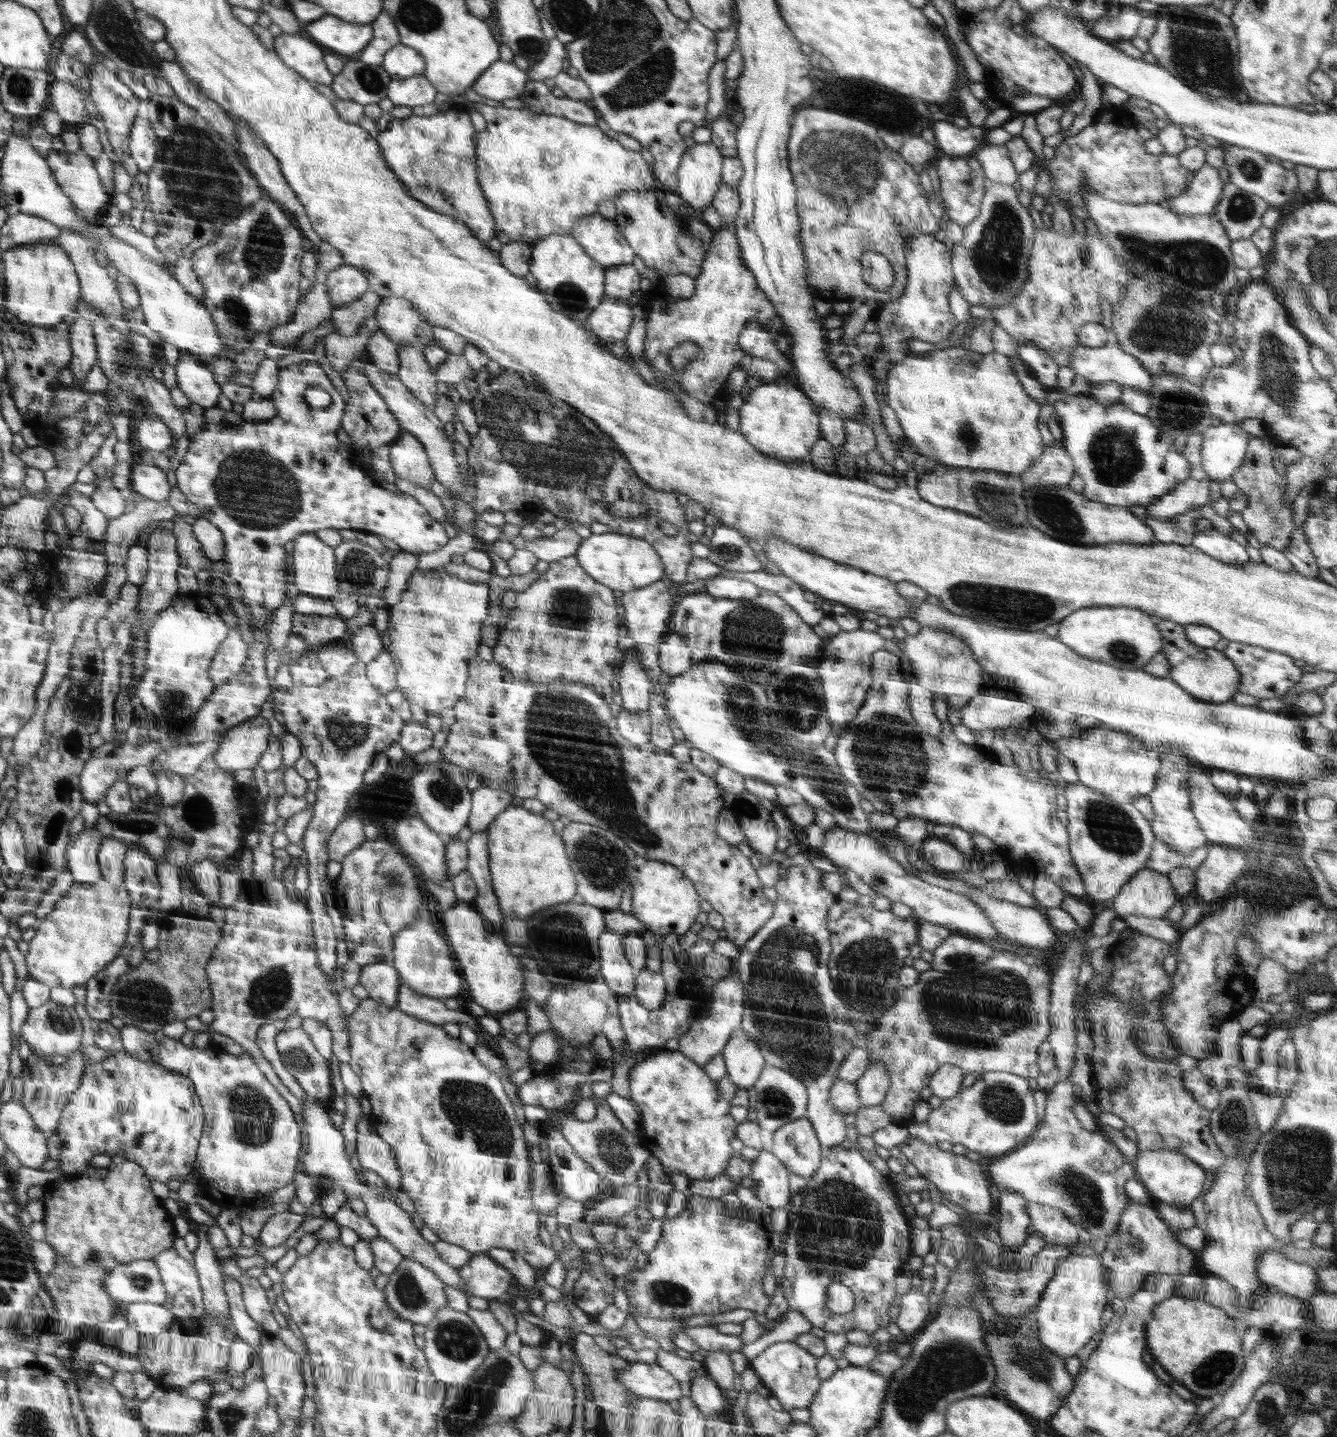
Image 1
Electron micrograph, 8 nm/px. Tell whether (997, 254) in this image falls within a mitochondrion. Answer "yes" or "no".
yes

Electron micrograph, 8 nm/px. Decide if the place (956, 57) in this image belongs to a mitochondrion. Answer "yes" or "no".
no

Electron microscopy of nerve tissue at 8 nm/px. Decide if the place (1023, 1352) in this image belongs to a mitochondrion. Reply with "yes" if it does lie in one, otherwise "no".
yes

